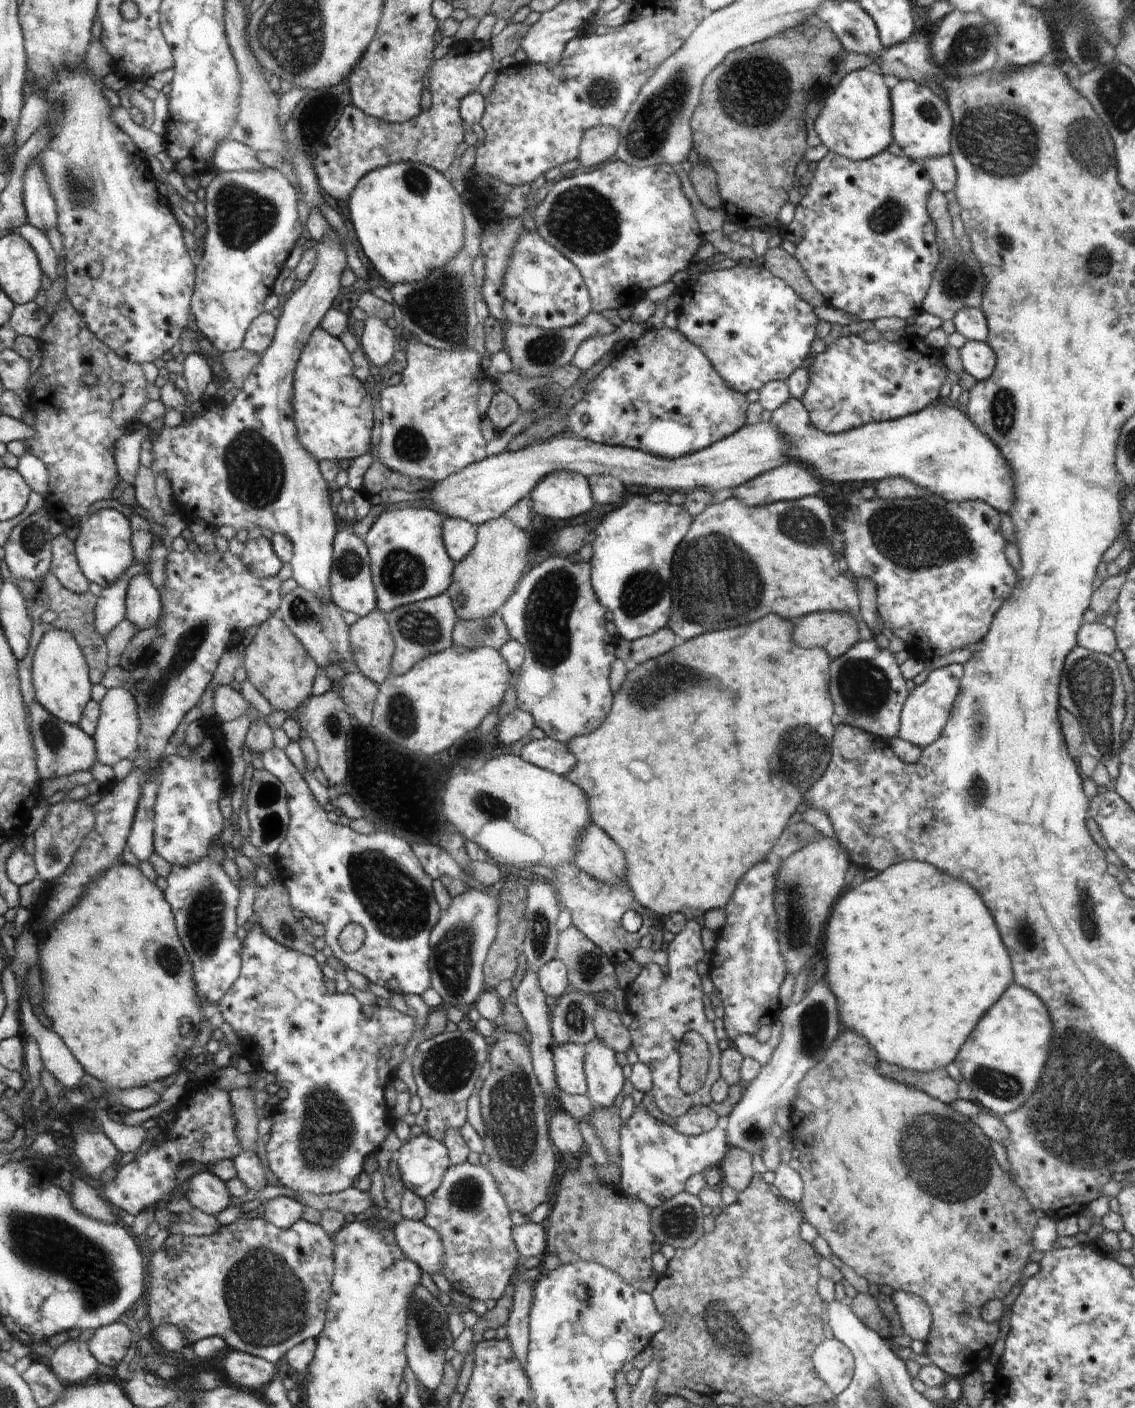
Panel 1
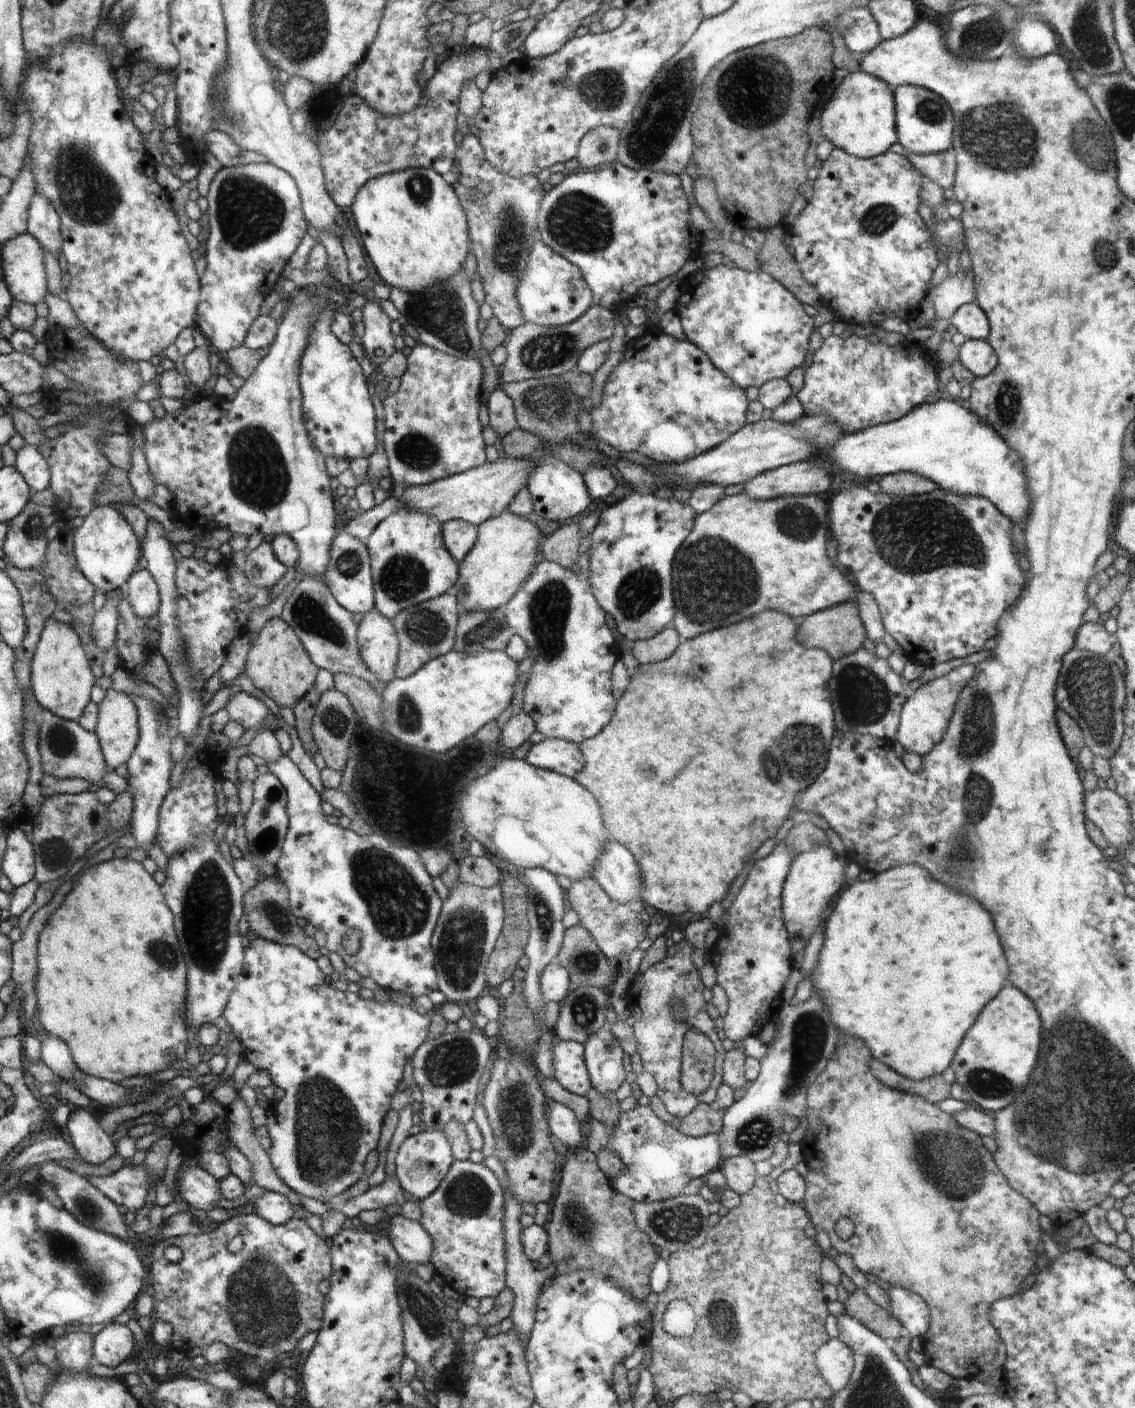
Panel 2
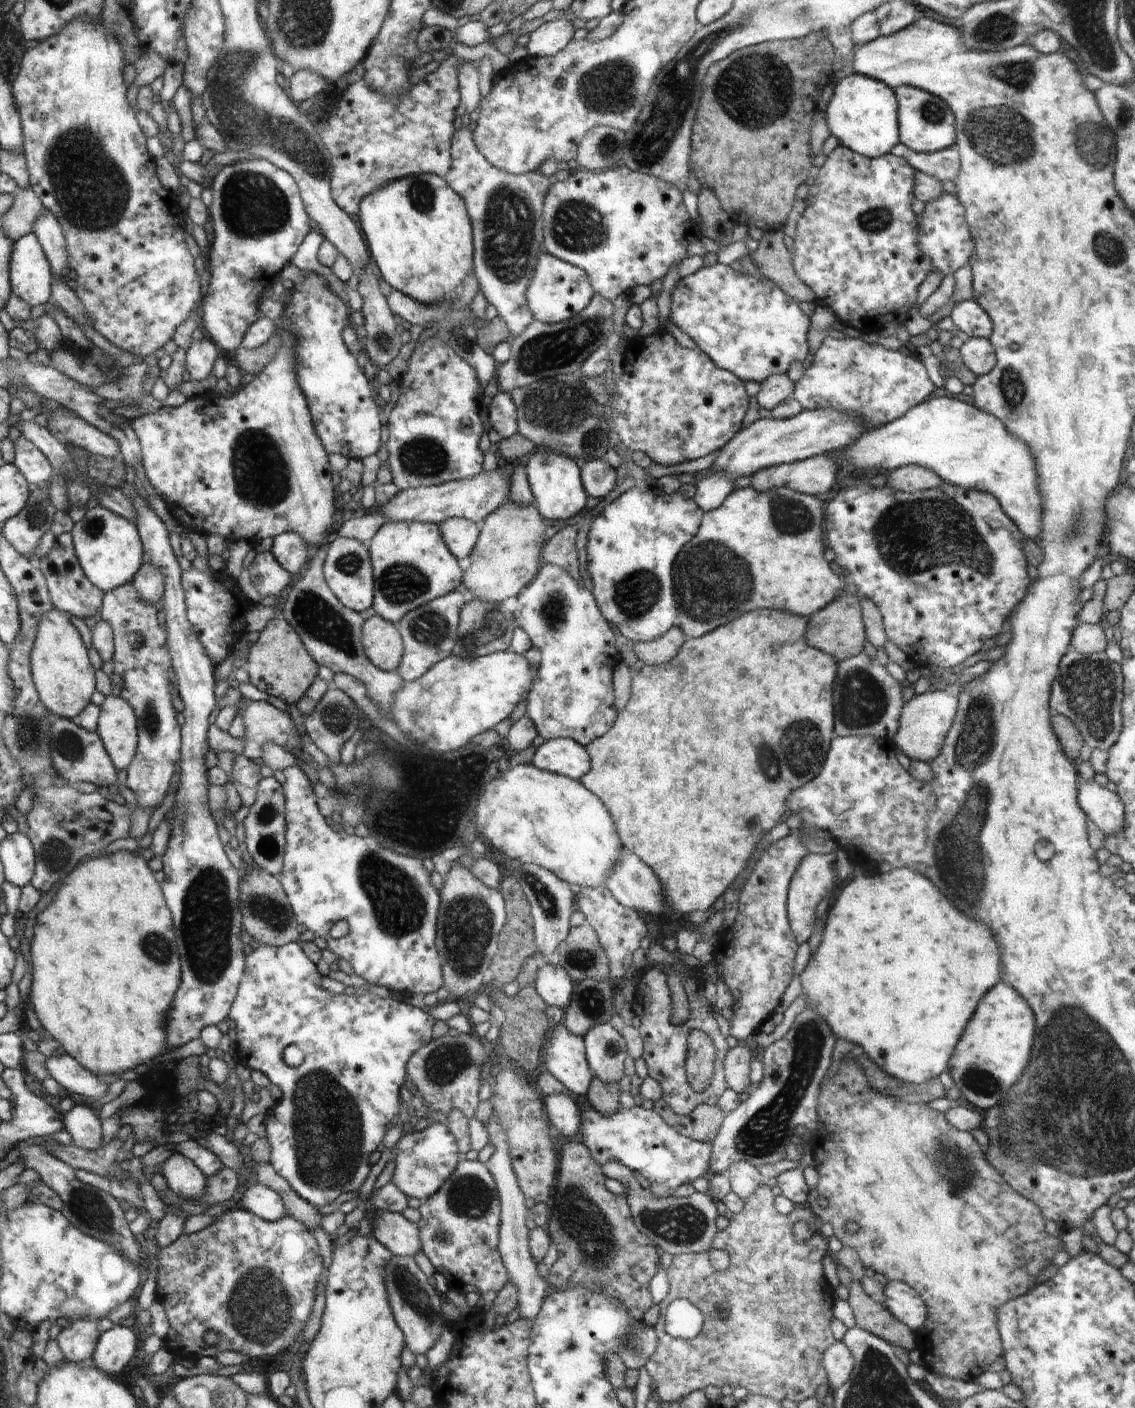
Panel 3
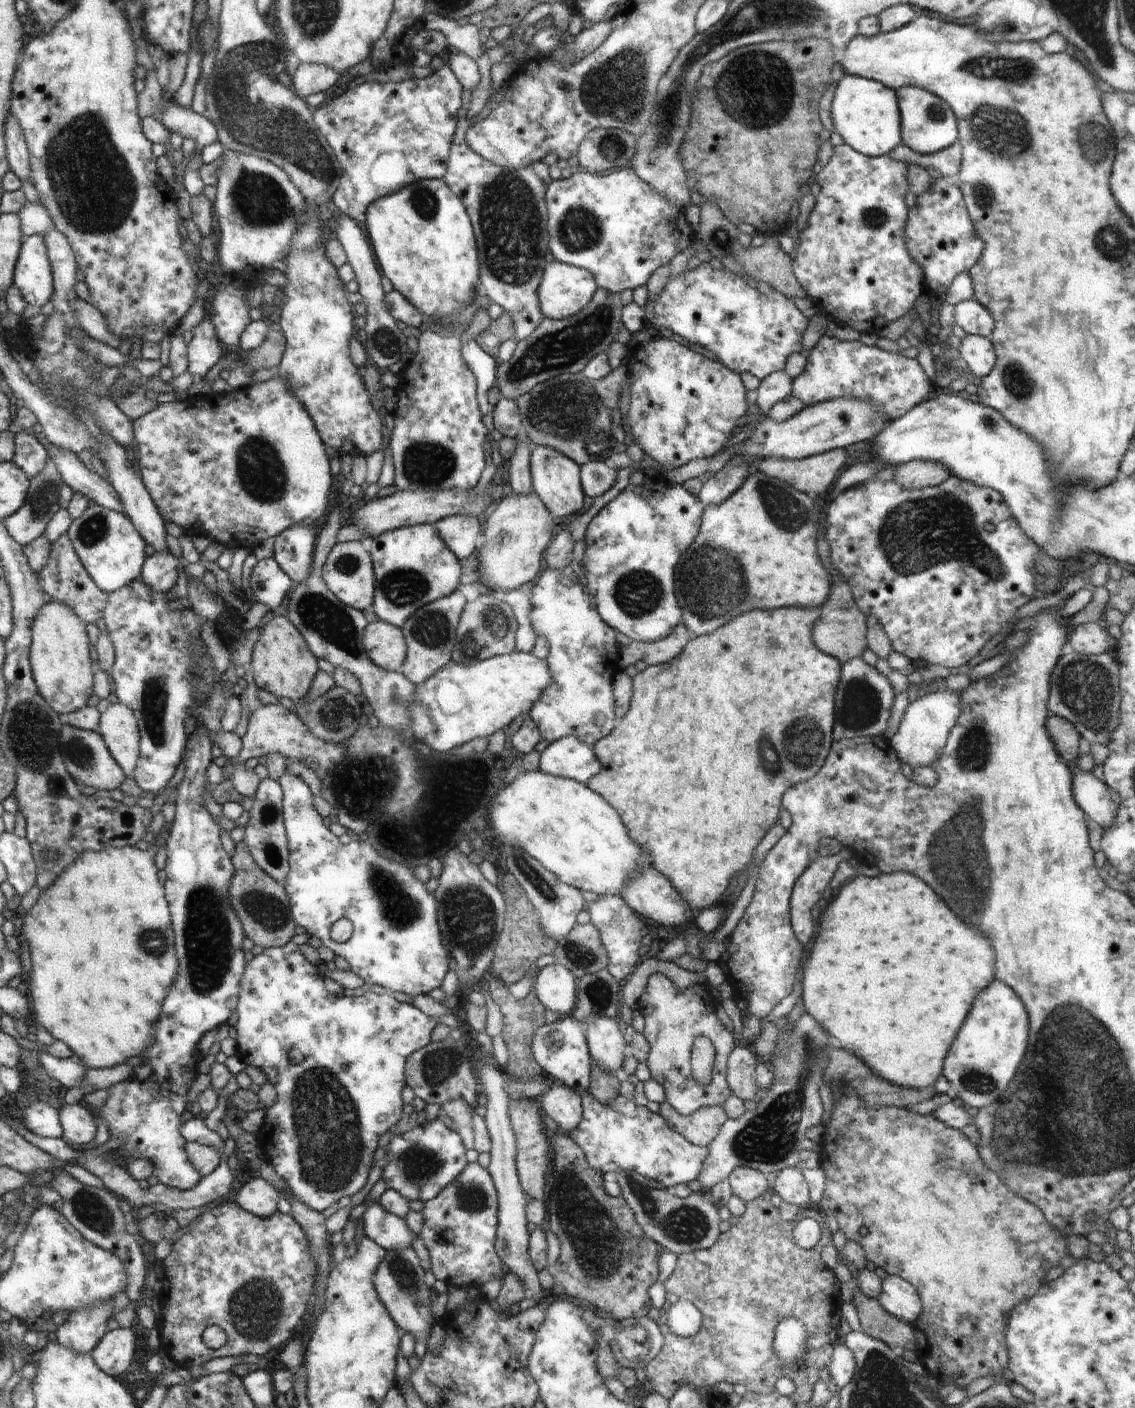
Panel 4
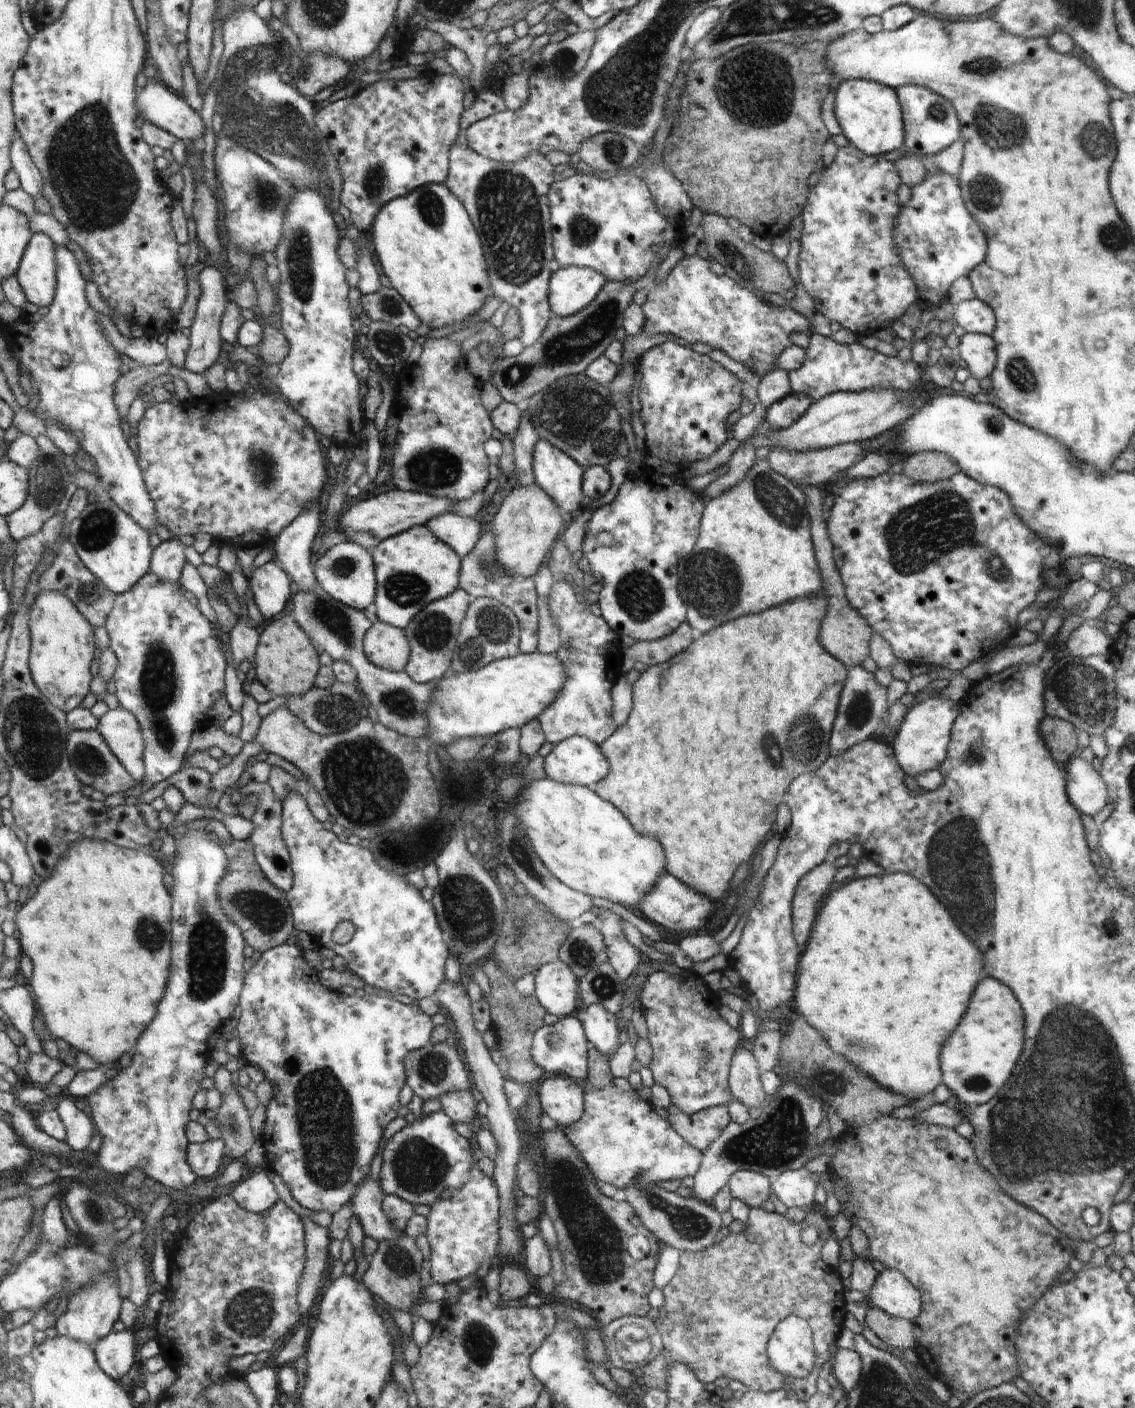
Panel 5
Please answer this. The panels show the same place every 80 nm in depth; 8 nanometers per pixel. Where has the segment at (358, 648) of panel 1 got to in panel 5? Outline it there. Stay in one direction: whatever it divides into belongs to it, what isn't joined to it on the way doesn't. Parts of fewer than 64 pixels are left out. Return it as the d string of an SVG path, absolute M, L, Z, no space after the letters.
M376 622L363 639L371 663L389 671L404 671L410 662L411 645L404 629Z

